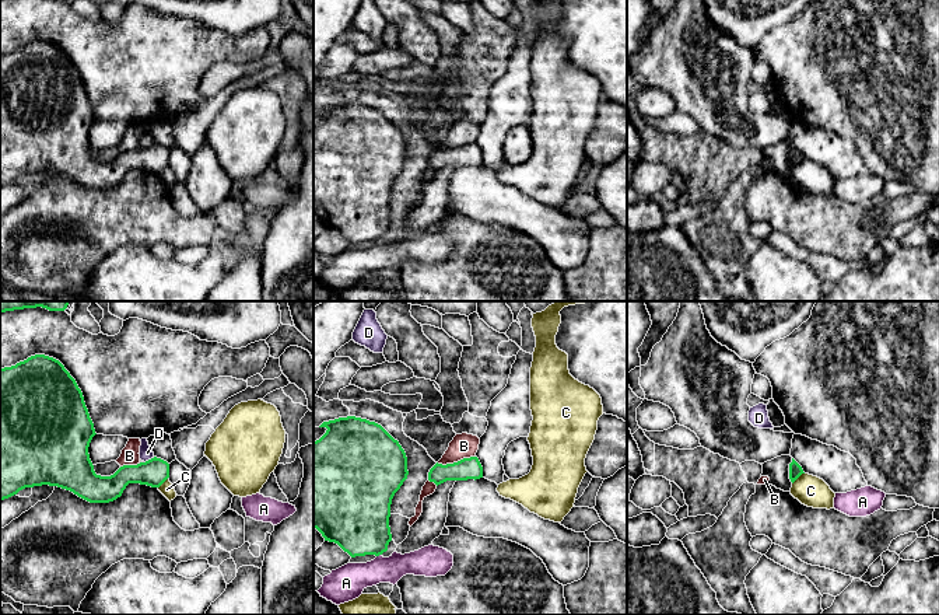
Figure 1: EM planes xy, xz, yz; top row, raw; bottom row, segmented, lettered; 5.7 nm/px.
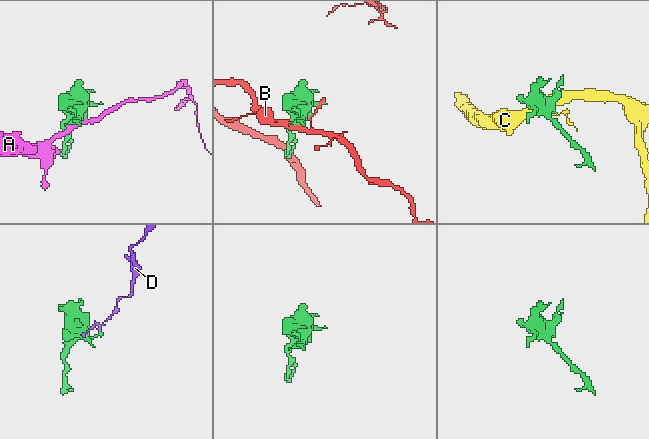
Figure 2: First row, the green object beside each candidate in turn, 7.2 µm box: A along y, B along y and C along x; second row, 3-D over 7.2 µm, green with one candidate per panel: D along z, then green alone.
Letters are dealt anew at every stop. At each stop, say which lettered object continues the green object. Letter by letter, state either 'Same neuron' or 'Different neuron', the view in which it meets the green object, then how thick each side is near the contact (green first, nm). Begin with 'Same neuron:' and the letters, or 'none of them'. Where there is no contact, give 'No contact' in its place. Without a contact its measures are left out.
Same neuron: none of them
A: Different neuron. Touches green in xz. Thickness 360 nm (green) against 200 nm
B: Different neuron. Touches green in xz. Thickness 130 nm (green) against 140 nm
C: Different neuron. Touches green in yz. Thickness 80 nm (green) against 180 nm
D: Different neuron. Touches green in xy. Thickness 160 nm (green) against 80 nm

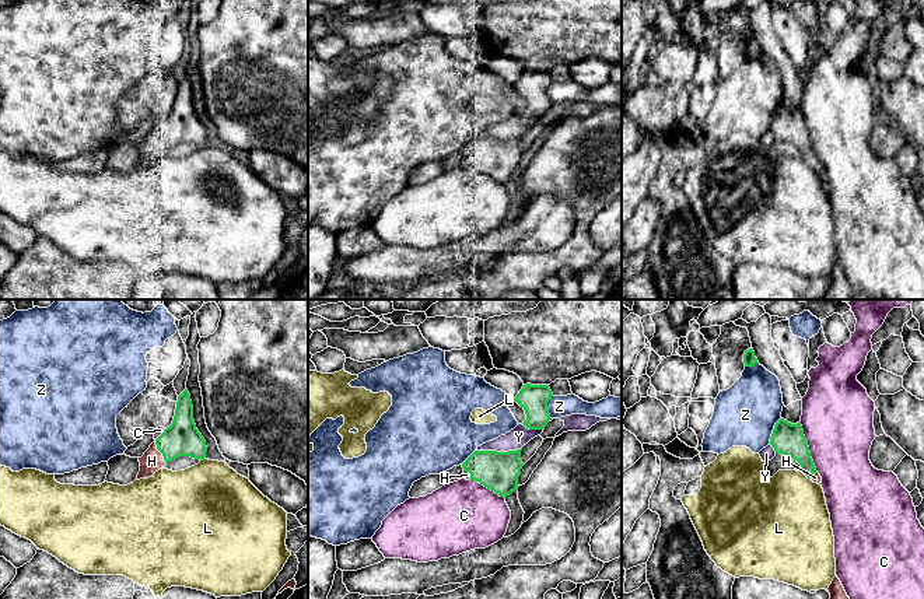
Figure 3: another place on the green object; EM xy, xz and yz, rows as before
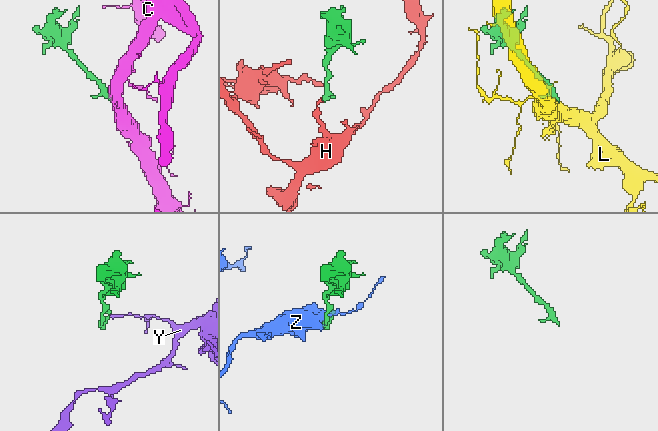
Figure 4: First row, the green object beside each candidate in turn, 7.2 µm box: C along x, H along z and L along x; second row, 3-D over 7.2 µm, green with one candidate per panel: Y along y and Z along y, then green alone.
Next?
Same neuron: H
C: Different neuron. Touches green in yz. Thickness 180 nm (green) against 420 nm
H: Same neuron. Touches green in xy. Thickness 200 nm (green) against 120 nm
L: Different neuron. Touches green in yz. Thickness 180 nm (green) against 460 nm
Y: Different neuron. Touches green in xz. Thickness 220 nm (green) against 120 nm
Z: Different neuron. Touches green in yz. Thickness 180 nm (green) against 360 nm

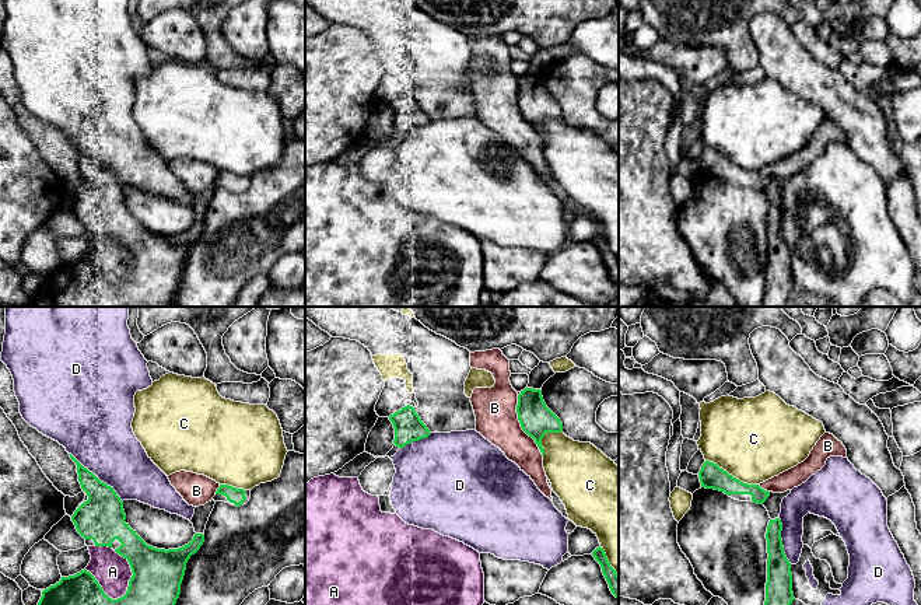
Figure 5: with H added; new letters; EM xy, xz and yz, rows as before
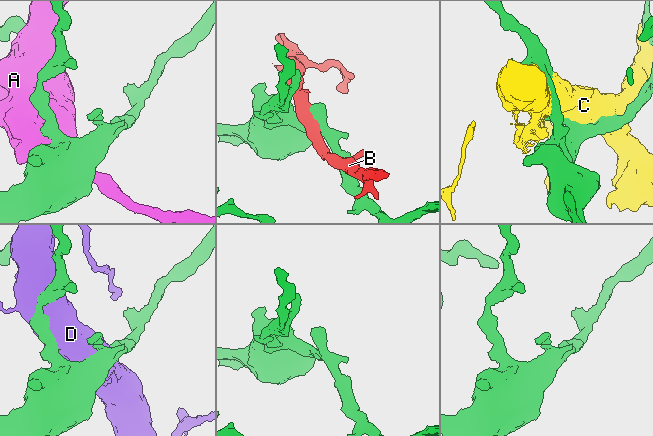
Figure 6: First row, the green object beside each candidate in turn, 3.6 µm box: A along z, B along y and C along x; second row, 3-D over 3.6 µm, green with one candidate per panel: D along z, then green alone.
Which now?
Same neuron: none of them
A: Different neuron. Touches green in xy. Thickness 460 nm (green) against 200 nm
B: Different neuron. Touches green in xz. Thickness 190 nm (green) against 240 nm
C: Different neuron. Touches green in yz. Thickness 140 nm (green) against 480 nm
D: Different neuron. Touches green in xy. Thickness 260 nm (green) against 380 nm

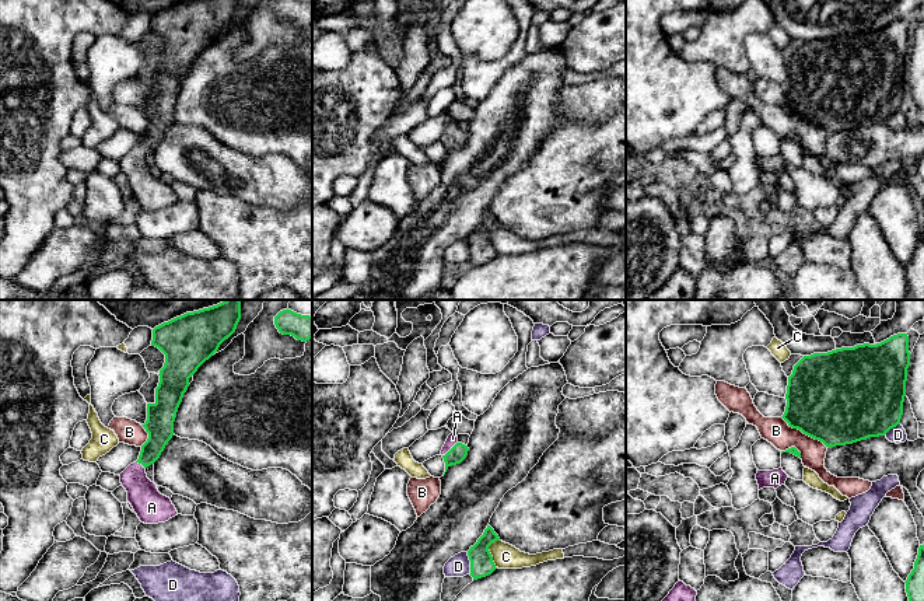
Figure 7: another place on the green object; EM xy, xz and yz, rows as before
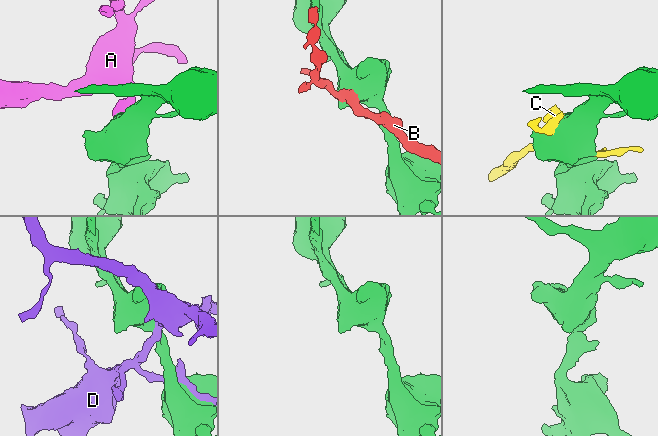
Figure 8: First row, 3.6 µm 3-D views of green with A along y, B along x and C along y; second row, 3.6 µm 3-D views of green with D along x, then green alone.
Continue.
Same neuron: A
A: Same neuron. Touches green in xz. Thickness 100 nm (green) against 60 nm
B: Different neuron. Touches green in yz. Thickness 500 nm (green) against 160 nm
C: Different neuron. Touches green in xz. Thickness 140 nm (green) against 140 nm
D: Different neuron. Touches green in xz. Thickness 140 nm (green) against 130 nm

